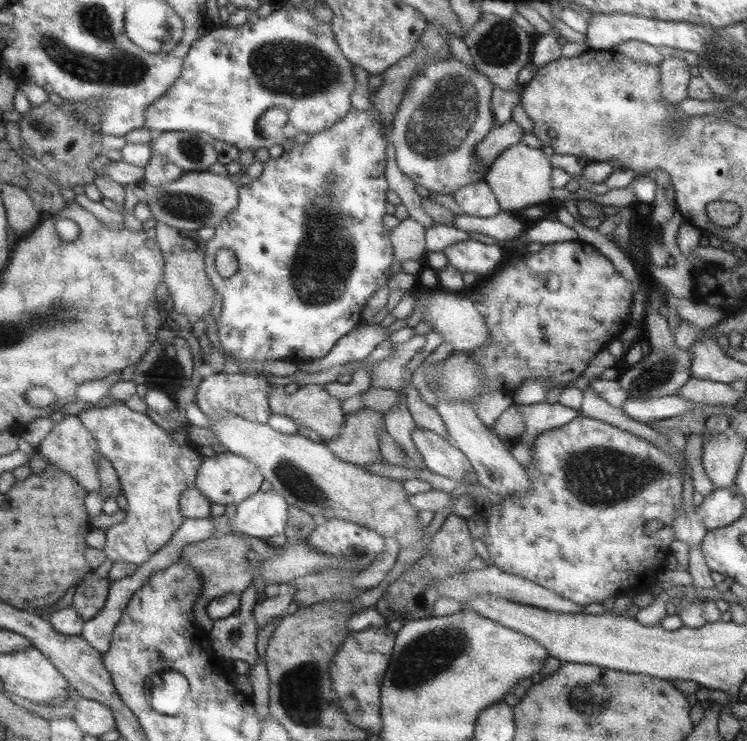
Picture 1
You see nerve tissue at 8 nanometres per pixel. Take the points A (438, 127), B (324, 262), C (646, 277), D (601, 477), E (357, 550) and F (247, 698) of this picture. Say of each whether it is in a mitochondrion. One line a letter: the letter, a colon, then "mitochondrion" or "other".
A: mitochondrion
B: mitochondrion
C: other
D: mitochondrion
E: mitochondrion
F: other

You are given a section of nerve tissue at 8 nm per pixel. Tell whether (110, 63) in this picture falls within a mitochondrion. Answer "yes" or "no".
yes

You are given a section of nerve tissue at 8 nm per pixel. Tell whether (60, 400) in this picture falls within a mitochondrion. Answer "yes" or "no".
no

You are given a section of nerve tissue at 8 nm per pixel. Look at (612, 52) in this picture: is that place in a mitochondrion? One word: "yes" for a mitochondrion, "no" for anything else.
no

